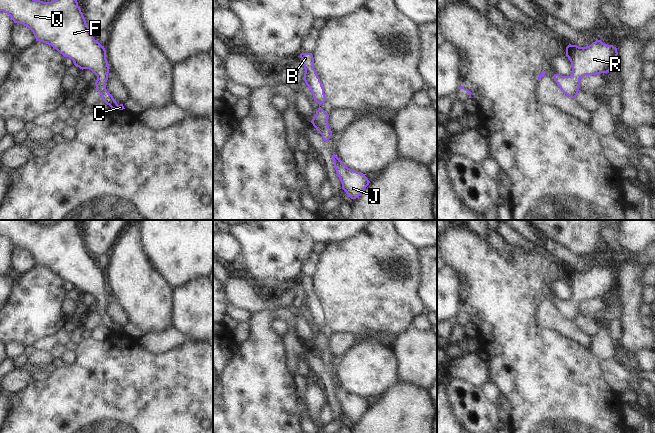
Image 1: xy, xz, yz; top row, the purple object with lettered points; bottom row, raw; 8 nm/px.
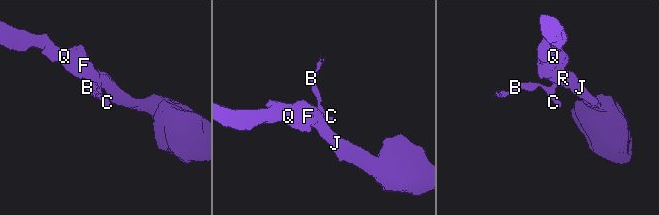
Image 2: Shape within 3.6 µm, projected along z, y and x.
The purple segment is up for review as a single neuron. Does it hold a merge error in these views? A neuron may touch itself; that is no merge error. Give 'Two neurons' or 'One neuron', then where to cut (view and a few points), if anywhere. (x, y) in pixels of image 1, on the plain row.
One neuron. No split

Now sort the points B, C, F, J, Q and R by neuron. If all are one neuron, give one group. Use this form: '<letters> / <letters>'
B C F J Q R

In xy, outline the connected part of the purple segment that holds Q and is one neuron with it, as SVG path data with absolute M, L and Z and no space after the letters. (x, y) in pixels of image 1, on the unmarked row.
M0 220L0 235L7 237L14 247L28 251L36 265L51 269L80 293L91 294L97 300L96 314L102 324L111 333L125 333L106 313L110 293L106 274L94 263L74 220L60 220L51 226L25 220Z

